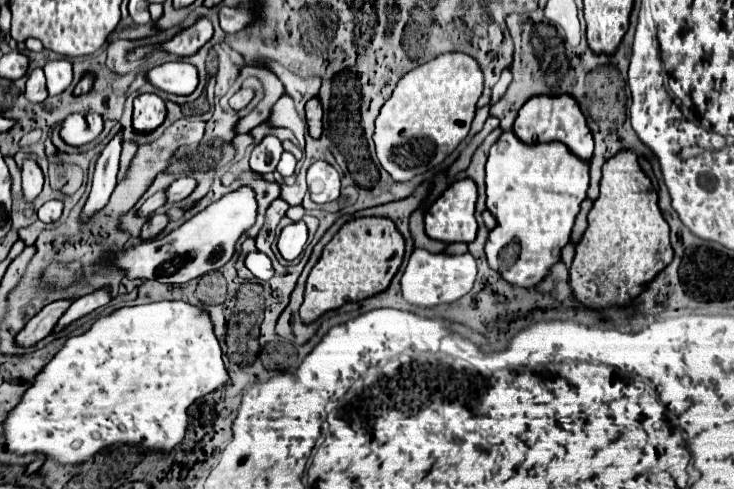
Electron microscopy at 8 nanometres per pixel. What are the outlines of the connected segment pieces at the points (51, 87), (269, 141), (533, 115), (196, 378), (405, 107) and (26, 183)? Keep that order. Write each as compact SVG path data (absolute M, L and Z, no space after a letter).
M68 59L48 61L44 65L44 73L48 79L48 93L50 95L60 95L72 83L72 63Z
M268 135L262 139L262 143L258 143L250 155L250 167L252 171L264 175L264 173L274 173L276 165L280 161L282 155L282 143Z
M536 95L534 99L528 99L516 121L514 121L514 133L520 141L524 143L546 143L546 141L562 141L568 145L568 149L572 153L576 153L580 159L588 161L592 157L592 151L594 151L594 139L592 139L592 133L586 125L586 119L580 111L580 105L574 97L570 95Z
M158 301L158 303L148 303L148 305L122 307L122 309L114 311L112 315L98 319L84 335L70 337L66 341L66 345L58 351L58 355L36 377L34 385L28 389L28 393L24 393L20 405L4 421L6 447L8 447L8 451L20 453L20 455L24 455L24 453L46 453L48 457L52 457L60 463L82 463L82 461L90 459L92 455L96 455L100 449L104 449L108 445L116 445L116 443L132 443L132 445L142 443L142 445L158 449L162 453L170 453L184 439L186 423L188 423L188 415L186 415L188 405L192 405L198 397L204 397L204 395L212 393L214 389L218 389L226 381L228 381L228 373L226 373L226 367L224 367L224 361L222 361L220 343L218 343L218 339L212 331L212 321L210 321L210 317L204 309L188 305L184 301Z
M466 53L438 55L436 59L412 69L398 81L390 99L382 105L374 129L376 157L394 181L410 181L418 173L434 169L458 147L458 143L470 131L470 123L476 113L476 101L482 95L482 83L482 71L478 69L478 63Z
M24 159L22 163L22 191L26 201L34 201L44 185L44 173L34 159Z

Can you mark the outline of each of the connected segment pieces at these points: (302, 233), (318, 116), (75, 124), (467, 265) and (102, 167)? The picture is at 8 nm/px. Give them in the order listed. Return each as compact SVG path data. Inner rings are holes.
M302 221L298 223L290 223L288 227L282 229L280 237L278 237L278 251L286 261L294 261L306 245L308 239L308 229Z
M310 99L306 105L306 121L310 129L310 137L318 139L322 133L322 105L318 99Z
M72 113L72 115L68 115L68 117L62 121L60 137L62 137L68 145L72 145L72 147L80 147L80 145L84 145L84 143L90 143L90 141L96 137L96 133L88 127L84 115Z
M414 249L402 275L402 295L406 301L434 301L434 305L454 303L472 289L474 279L476 279L476 261L470 253L434 255L426 249Z
M122 131L104 147L102 155L98 157L94 179L92 179L92 191L82 209L82 223L86 223L90 217L94 217L100 209L106 207L106 203L116 187L120 149L122 149Z

